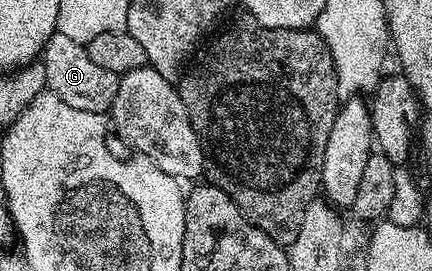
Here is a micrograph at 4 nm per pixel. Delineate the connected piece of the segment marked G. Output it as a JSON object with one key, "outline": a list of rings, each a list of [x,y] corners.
{"outline":[[[56,32],[46,41],[46,47],[40,55],[40,65],[44,68],[49,93],[60,96],[64,104],[80,108],[80,112],[96,112],[101,115],[105,115],[113,106],[119,75],[108,72],[108,68],[100,68],[100,64],[93,62],[83,43]]]}

